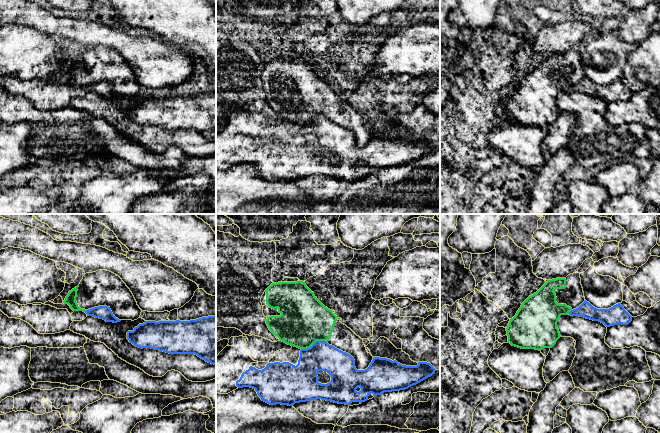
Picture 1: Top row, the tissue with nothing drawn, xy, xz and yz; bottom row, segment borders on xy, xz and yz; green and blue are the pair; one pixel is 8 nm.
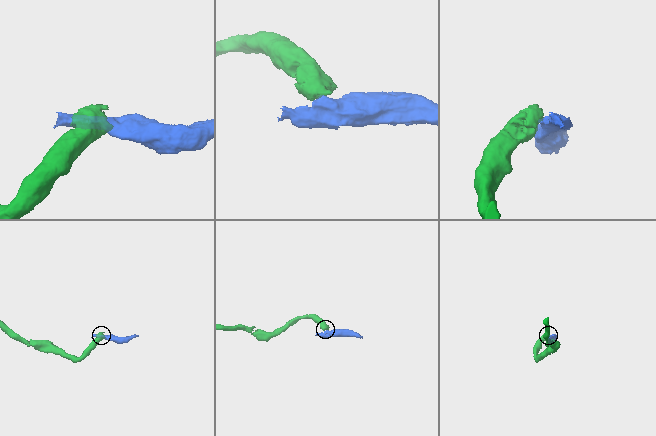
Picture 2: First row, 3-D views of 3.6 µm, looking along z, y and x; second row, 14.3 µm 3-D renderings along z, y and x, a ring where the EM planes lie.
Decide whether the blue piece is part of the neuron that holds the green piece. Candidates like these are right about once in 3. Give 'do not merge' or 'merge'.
do not merge

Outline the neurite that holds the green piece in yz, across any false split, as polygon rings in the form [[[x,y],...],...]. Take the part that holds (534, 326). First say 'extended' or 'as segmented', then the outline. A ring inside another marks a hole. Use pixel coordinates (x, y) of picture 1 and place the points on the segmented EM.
extended; [[[580,273],[566,278],[548,280],[536,293],[529,296],[521,305],[516,315],[510,319],[506,328],[508,343],[521,349],[542,350],[552,348],[561,337],[557,322],[561,315],[568,315],[585,301]]]

